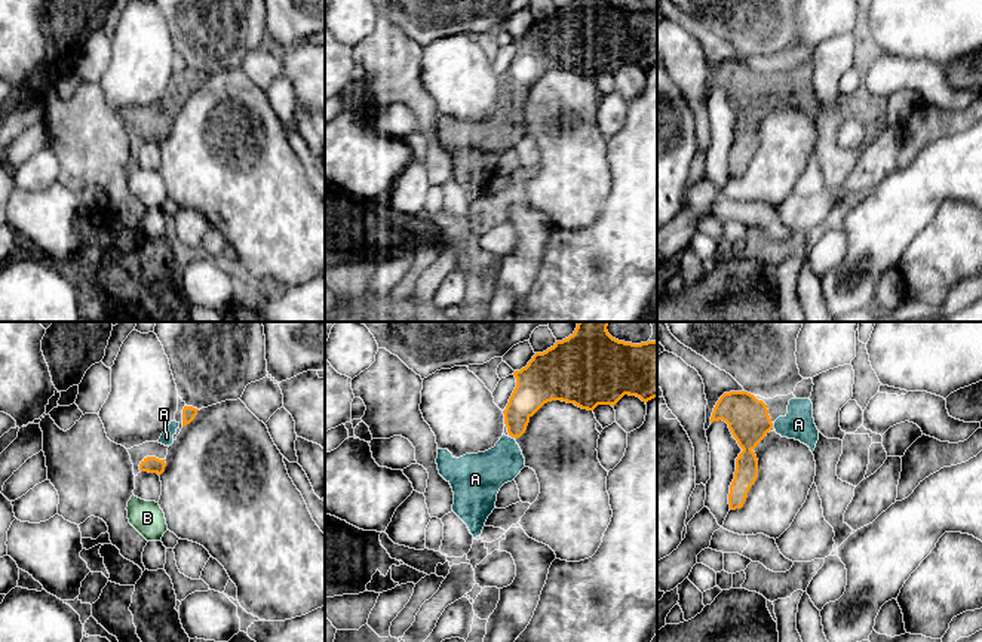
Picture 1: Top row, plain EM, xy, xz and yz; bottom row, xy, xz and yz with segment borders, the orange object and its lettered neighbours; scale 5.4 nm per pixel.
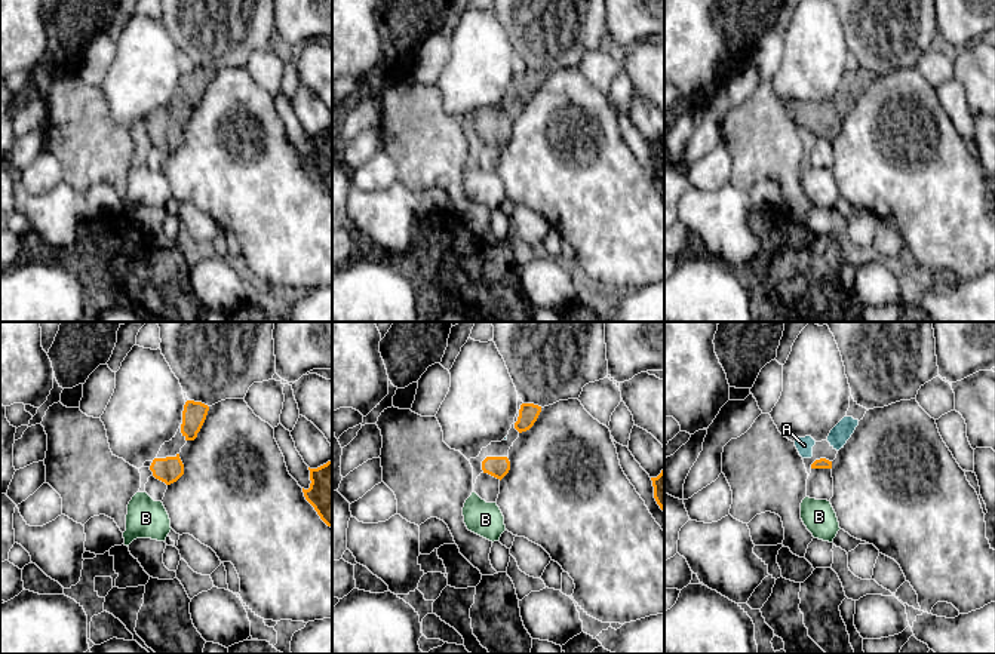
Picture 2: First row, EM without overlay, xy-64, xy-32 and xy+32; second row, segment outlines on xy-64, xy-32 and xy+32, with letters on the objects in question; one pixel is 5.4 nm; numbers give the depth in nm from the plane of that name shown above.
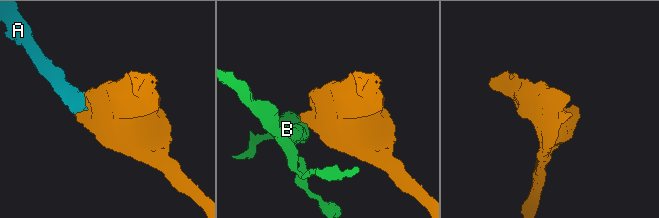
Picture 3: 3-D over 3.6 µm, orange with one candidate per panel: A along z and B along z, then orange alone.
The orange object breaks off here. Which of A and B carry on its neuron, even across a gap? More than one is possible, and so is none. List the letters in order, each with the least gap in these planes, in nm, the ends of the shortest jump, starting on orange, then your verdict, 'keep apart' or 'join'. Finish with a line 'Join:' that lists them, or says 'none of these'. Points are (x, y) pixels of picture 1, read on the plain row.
A: 0 nm apart; join
B: 140 nm apart; from orange across xy (141, 138), (134, 163); keep apart
Join: A

